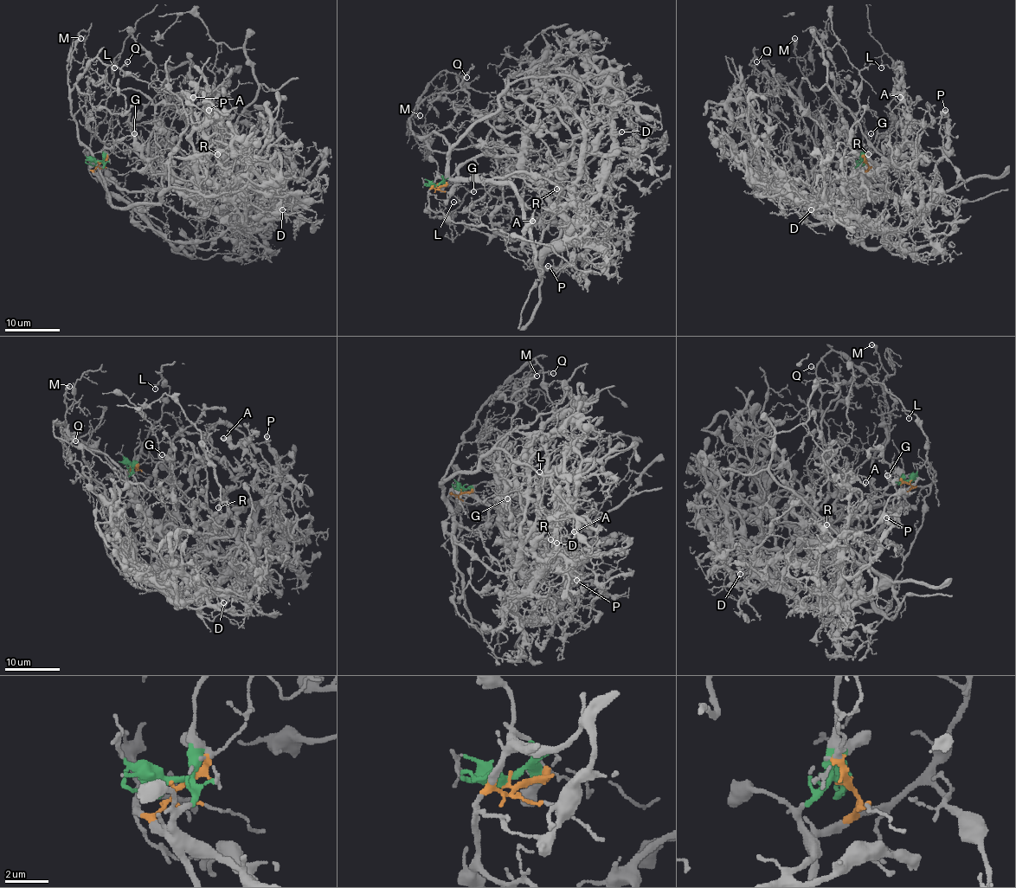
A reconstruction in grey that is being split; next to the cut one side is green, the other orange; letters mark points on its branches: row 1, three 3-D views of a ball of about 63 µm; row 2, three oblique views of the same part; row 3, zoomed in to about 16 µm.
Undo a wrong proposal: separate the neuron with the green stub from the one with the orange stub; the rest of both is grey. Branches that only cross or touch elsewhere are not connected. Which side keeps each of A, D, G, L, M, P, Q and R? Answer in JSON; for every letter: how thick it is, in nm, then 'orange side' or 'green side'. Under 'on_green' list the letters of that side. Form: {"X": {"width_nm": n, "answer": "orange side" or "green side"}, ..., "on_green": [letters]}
{"A": {"width_nm": 200, "answer": "green side"}, "D": {"width_nm": 120, "answer": "green side"}, "G": {"width_nm": 130, "answer": "orange side"}, "L": {"width_nm": 110, "answer": "orange side"}, "M": {"width_nm": 320, "answer": "orange side"}, "P": {"width_nm": 240, "answer": "green side"}, "Q": {"width_nm": 110, "answer": "orange side"}, "R": {"width_nm": 170, "answer": "green side"}, "on_green": ["A", "D", "P", "R"]}

